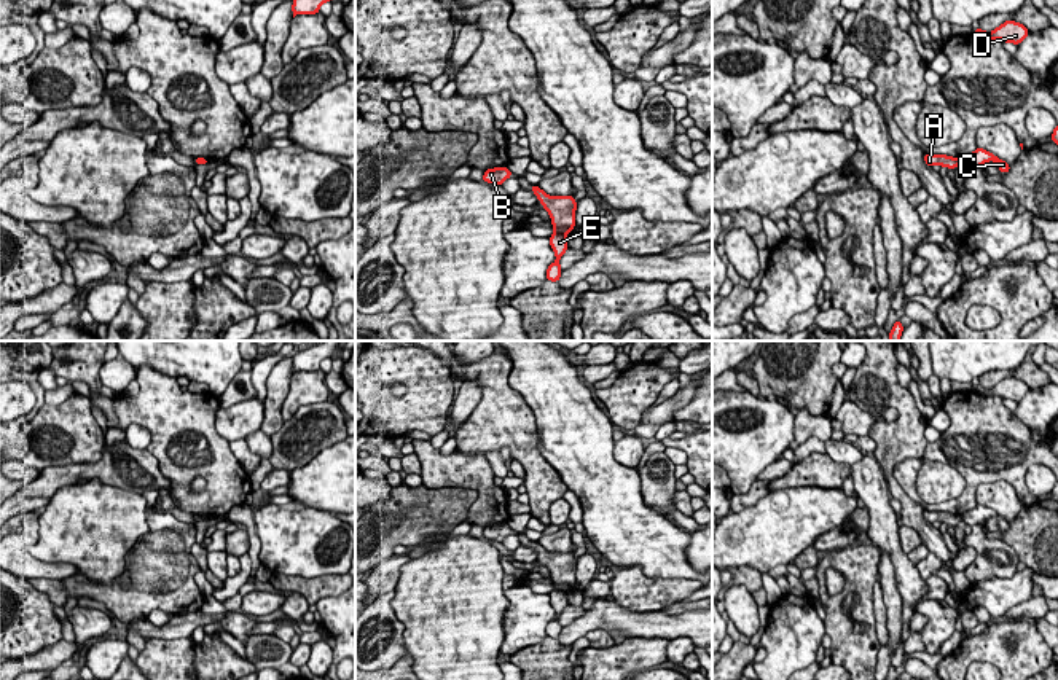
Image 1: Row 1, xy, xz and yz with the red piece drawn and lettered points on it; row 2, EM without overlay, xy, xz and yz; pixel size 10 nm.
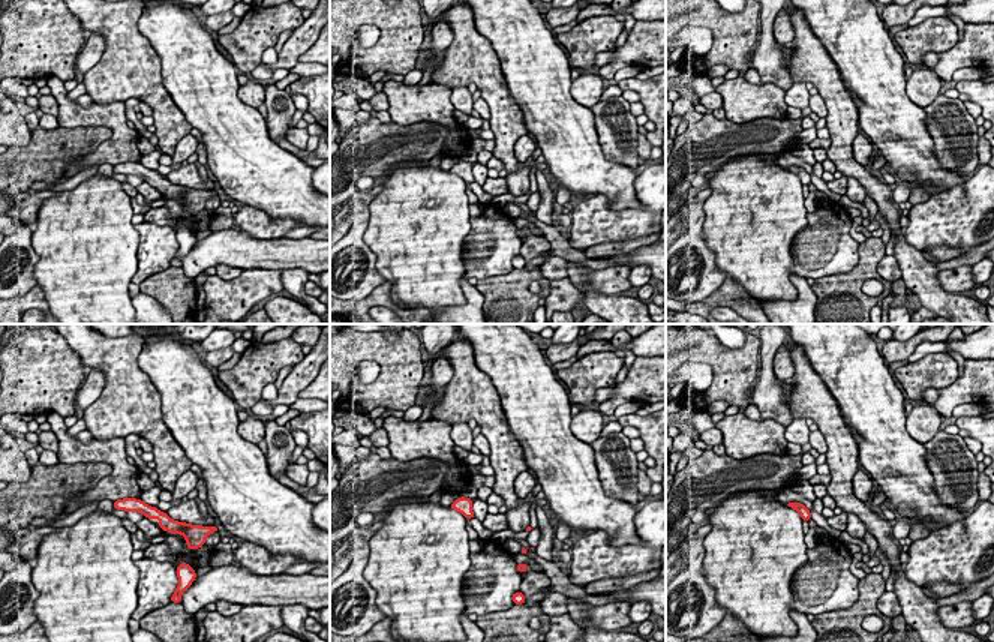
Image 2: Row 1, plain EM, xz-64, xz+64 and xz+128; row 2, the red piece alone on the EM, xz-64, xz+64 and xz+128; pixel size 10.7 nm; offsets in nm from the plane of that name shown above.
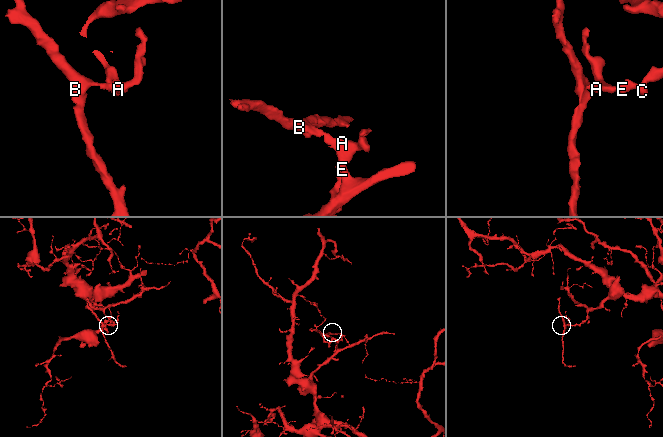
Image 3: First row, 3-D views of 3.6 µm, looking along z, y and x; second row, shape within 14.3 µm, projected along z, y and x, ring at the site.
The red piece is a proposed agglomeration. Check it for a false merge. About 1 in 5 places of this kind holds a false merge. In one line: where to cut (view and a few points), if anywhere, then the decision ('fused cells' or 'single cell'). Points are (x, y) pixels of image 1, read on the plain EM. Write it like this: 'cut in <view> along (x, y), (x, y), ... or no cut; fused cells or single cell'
cut in xz along (555, 588), (564, 593); fused cells

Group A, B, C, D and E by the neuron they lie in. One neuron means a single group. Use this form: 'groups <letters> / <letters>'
groups A B / C D E

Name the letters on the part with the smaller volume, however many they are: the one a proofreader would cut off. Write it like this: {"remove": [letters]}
{"remove": ["A", "B"]}

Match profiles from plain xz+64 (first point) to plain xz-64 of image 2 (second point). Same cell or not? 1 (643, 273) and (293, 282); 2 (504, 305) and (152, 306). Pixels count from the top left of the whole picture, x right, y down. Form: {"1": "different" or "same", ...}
{"1": "same", "2": "different"}

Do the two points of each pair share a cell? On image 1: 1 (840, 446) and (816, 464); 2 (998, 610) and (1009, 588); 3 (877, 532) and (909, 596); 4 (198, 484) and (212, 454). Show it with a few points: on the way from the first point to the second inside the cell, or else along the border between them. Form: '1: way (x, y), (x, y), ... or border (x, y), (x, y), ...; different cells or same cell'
1: border (827, 453), (832, 459), (850, 465); different cells
2: way (998, 605), (998, 599), (1004, 593); same cell
3: way (893, 548), (909, 580); same cell
4: border (201, 475), (192, 483), (193, 492); different cells

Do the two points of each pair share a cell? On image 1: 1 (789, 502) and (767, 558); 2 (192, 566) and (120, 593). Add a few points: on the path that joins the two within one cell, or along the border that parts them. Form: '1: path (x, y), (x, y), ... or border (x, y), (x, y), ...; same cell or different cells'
1: path (789, 516), (767, 543); same cell
2: path (180, 585), (174, 591), (139, 591); same cell

